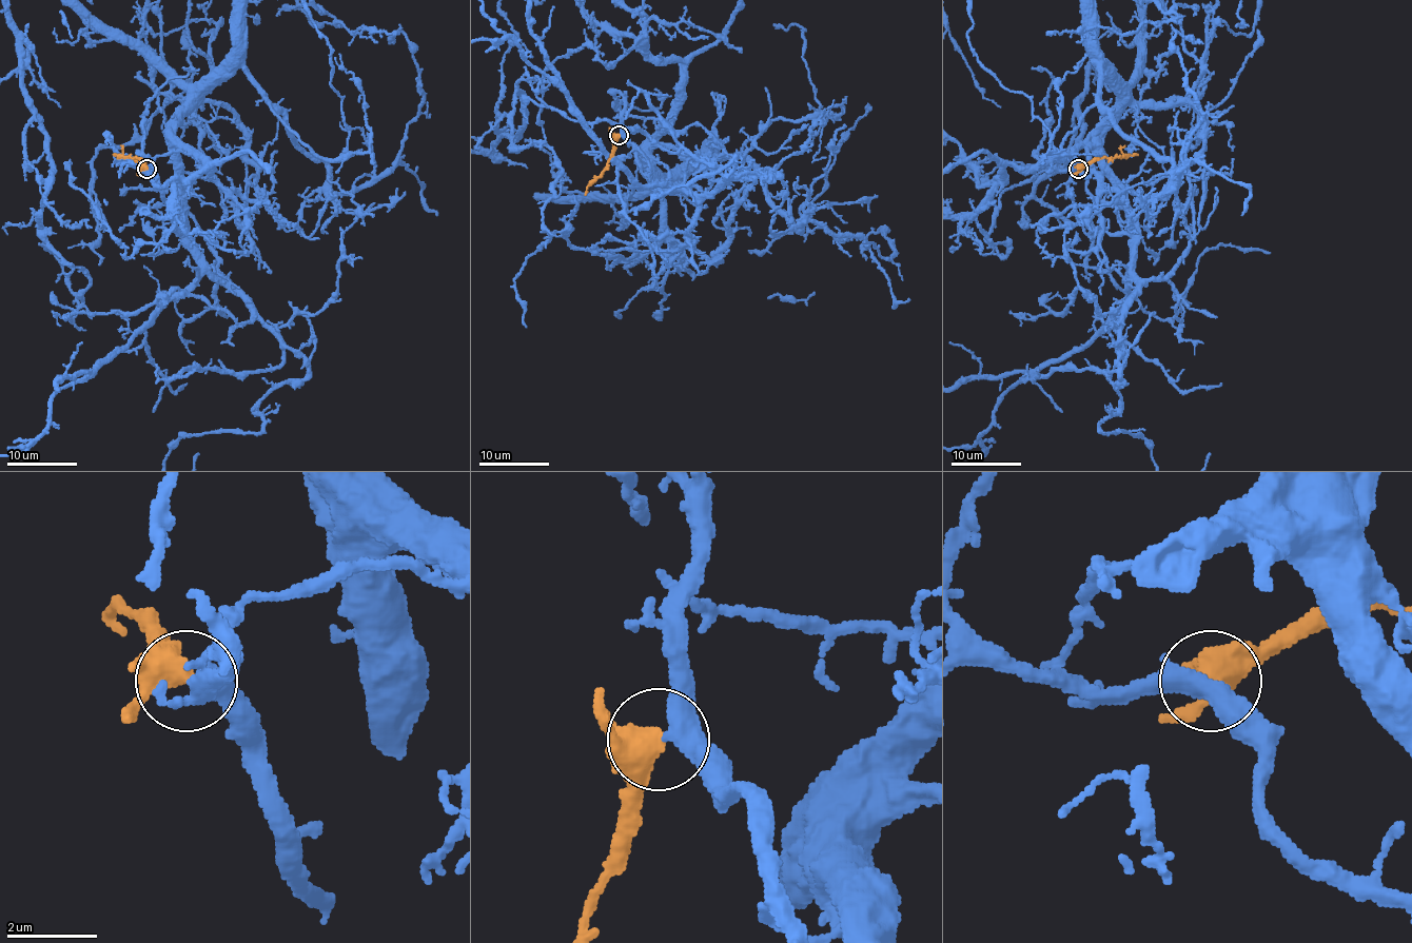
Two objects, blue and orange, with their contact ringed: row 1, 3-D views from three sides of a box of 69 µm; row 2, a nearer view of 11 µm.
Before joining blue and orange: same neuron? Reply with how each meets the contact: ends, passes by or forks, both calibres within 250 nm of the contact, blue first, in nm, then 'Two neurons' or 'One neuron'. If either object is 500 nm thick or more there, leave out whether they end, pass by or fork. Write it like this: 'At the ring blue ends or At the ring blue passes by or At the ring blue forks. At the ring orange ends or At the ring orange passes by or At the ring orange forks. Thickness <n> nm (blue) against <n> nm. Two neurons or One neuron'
At the ring blue passes by. At the ring orange forks. Thickness 400 nm (blue) against 360 nm. One neuron

